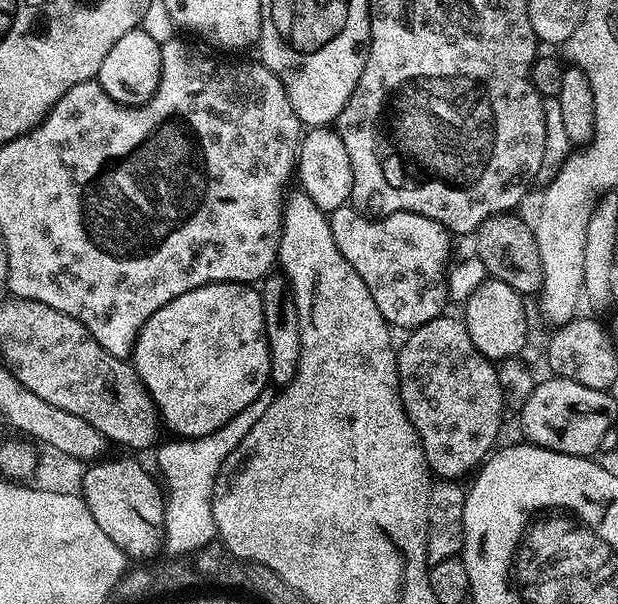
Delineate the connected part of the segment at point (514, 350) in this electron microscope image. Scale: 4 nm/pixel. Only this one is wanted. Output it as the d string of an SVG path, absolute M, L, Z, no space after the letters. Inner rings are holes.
M485 278L463 305L462 319L466 330L487 360L499 362L523 353L524 343L528 340L528 312L524 309L524 300L525 297L506 286L506 282Z

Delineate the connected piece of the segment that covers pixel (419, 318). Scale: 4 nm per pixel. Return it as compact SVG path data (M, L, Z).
M351 206L334 210L328 216L328 221L330 230L334 234L334 242L338 242L338 250L342 250L342 258L346 258L346 262L350 262L350 266L358 270L358 278L366 282L366 290L370 290L370 298L374 298L378 310L382 310L384 319L393 329L411 330L445 315L444 303L449 303L450 300L448 251L452 248L453 240L447 228L422 214L395 212L389 216L369 218L365 213L358 212Z

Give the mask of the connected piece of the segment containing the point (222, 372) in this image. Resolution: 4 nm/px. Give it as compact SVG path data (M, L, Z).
M207 284L206 286L198 286L198 290L190 290L178 298L174 298L174 302L166 302L166 306L162 306L162 310L158 310L154 314L150 314L150 318L142 326L142 330L136 339L136 347L132 349L130 360L136 369L136 373L140 376L140 381L146 386L146 390L152 395L153 402L156 403L156 410L160 414L163 427L167 431L169 428L173 437L191 438L193 436L214 434L214 430L226 426L226 422L230 422L230 418L234 418L234 414L246 410L246 406L250 406L250 402L254 402L254 398L258 398L258 394L262 394L269 387L270 354L266 342L264 303L260 294L261 289L251 284Z

